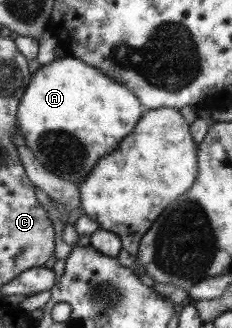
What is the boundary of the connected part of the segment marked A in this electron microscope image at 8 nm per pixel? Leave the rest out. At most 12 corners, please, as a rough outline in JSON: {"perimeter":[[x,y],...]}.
{"perimeter":[[65,56],[16,109],[26,147],[79,185],[145,108]]}

